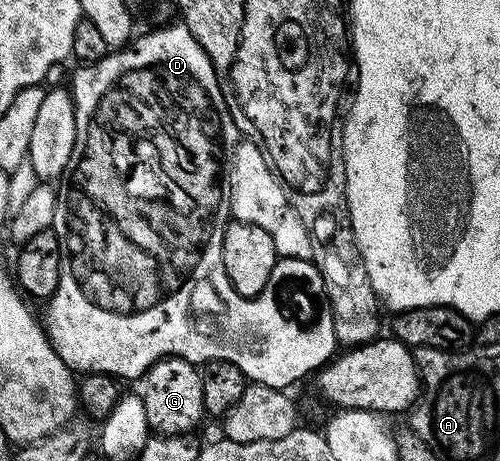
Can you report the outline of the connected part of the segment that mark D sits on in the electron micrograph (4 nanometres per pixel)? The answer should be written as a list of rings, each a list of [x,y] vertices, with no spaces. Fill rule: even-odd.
[[[165,24],[160,28],[153,28],[157,30],[151,31],[150,34],[143,35],[142,38],[140,38],[140,36],[134,37],[131,44],[126,44],[120,48],[114,49],[112,52],[106,54],[103,60],[78,65],[76,67],[78,70],[73,74],[71,93],[73,103],[75,104],[75,148],[71,148],[71,160],[67,160],[67,168],[61,173],[59,185],[56,187],[57,207],[55,208],[54,222],[51,229],[57,234],[57,239],[61,245],[61,275],[59,276],[57,291],[54,292],[53,297],[48,299],[47,302],[47,306],[49,306],[49,326],[47,322],[49,342],[55,348],[55,352],[59,357],[69,365],[69,369],[74,372],[80,372],[82,375],[110,374],[117,380],[124,380],[123,378],[134,378],[134,380],[137,380],[149,371],[151,364],[155,364],[161,358],[186,358],[188,362],[194,364],[230,362],[231,364],[235,364],[235,368],[239,368],[239,372],[245,374],[246,379],[248,379],[250,383],[259,386],[270,386],[276,390],[288,391],[290,389],[289,386],[295,385],[300,378],[307,377],[309,373],[310,377],[314,372],[320,370],[339,350],[339,343],[335,336],[335,324],[333,323],[333,310],[330,308],[329,301],[325,295],[323,276],[319,272],[319,268],[310,259],[278,257],[275,268],[271,272],[271,280],[267,280],[267,288],[263,288],[261,294],[258,294],[256,298],[244,298],[235,292],[235,288],[223,268],[223,256],[221,253],[223,252],[223,232],[225,231],[225,225],[231,220],[231,215],[229,213],[229,172],[231,169],[233,150],[237,147],[239,141],[239,131],[229,111],[227,100],[221,91],[221,81],[217,79],[217,73],[211,64],[211,60],[207,56],[207,52],[203,52],[203,48],[195,40],[195,36],[191,36],[191,32],[185,25],[173,25],[174,24]]]

